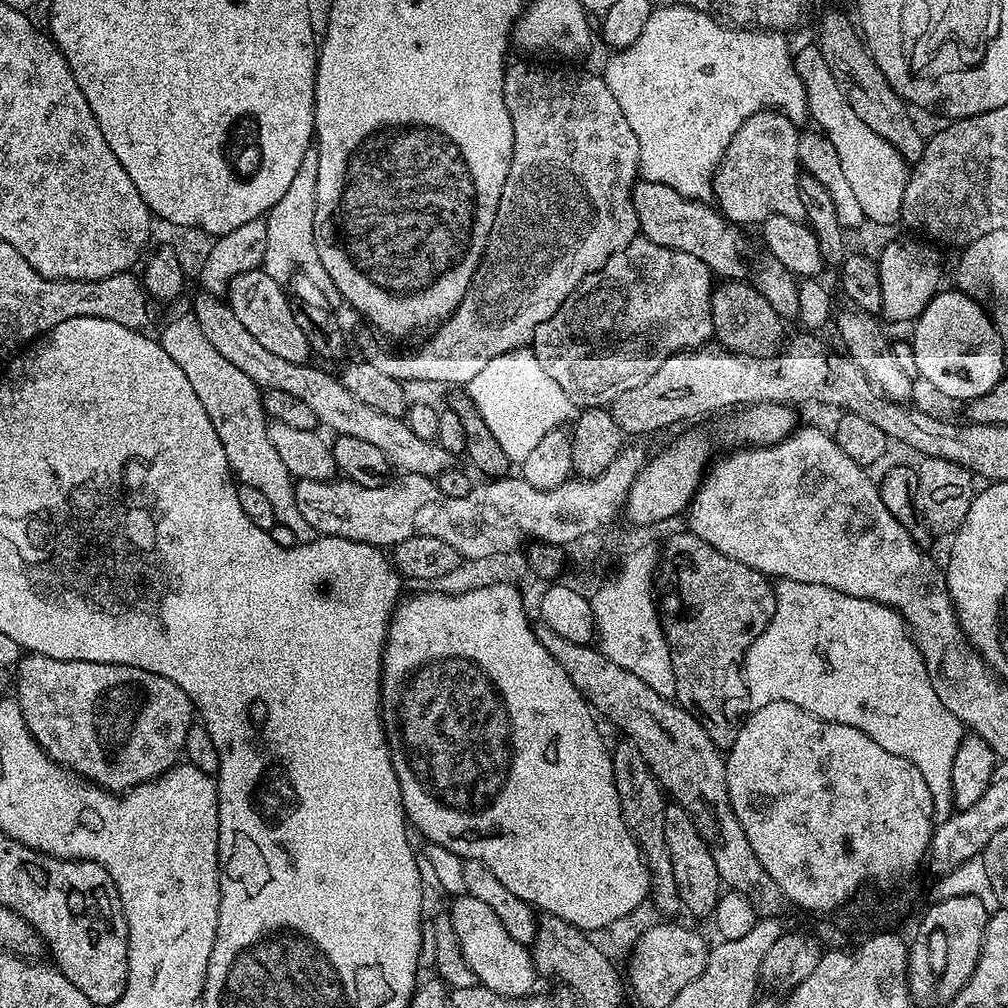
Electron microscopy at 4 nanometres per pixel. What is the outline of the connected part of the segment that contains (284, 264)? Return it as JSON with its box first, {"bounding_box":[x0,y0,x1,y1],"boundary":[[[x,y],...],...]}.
{"bounding_box":[262,147,331,285],"boundary":[[[315,147],[306,150],[306,158],[302,158],[302,166],[298,166],[298,174],[294,174],[290,187],[282,199],[276,203],[266,217],[266,250],[262,271],[270,274],[274,282],[282,285],[300,271],[312,284],[331,285],[330,274],[326,274],[326,266],[322,266],[322,258],[318,258],[318,250],[314,242],[314,210],[316,209],[316,179],[318,178],[318,154]]]}

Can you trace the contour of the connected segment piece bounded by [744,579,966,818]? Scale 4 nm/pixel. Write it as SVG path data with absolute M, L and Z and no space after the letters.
M781 579L775 585L775 590L776 609L774 610L774 618L770 618L766 630L762 630L762 634L749 646L748 651L744 654L744 681L748 691L749 705L753 709L757 709L770 702L794 702L794 706L798 706L818 718L838 722L839 724L849 724L858 730L862 730L862 734L874 738L874 742L878 742L878 746L882 746L882 750L890 750L890 754L898 754L902 758L914 762L914 766L918 766L918 770L922 770L922 778L926 778L926 786L930 786L933 813L940 818L952 815L954 811L952 803L952 763L954 762L954 754L958 754L958 750L962 746L963 740L960 739L966 736L966 729L958 718L954 718L954 714L950 714L950 710L946 710L946 706L942 706L938 694L934 694L934 686L930 682L930 674L926 670L926 662L922 658L920 647L912 639L911 631L901 616L893 608L887 608L885 604L879 604L873 600L854 598L850 594L842 594L830 586L822 586L821 584Z

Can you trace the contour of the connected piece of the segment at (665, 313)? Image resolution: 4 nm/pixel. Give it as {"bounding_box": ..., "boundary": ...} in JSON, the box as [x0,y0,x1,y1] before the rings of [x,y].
{"bounding_box":[530,238,714,409],"boundary":[[[643,238],[631,240],[622,250],[614,253],[594,274],[582,278],[582,282],[572,291],[570,298],[566,298],[566,302],[562,302],[562,306],[558,306],[556,313],[546,322],[542,322],[542,326],[536,328],[536,333],[532,335],[530,341],[532,353],[538,358],[538,362],[542,362],[542,370],[546,370],[546,374],[550,374],[550,378],[554,378],[554,382],[558,382],[558,386],[562,386],[562,390],[566,390],[568,397],[581,409],[611,405],[612,400],[618,398],[618,394],[622,394],[626,390],[634,390],[634,386],[642,386],[642,382],[646,382],[646,378],[650,378],[650,374],[654,374],[654,370],[658,370],[658,366],[662,366],[662,362],[666,362],[666,358],[679,352],[687,352],[707,345],[713,339],[713,287],[714,274],[708,269],[706,262],[694,258],[694,254],[658,246]]]}

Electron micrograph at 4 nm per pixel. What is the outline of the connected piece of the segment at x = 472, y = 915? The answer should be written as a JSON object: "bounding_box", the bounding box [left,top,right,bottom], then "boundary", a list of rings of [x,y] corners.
{"bounding_box":[450,894,538,996],"boundary":[[[460,894],[452,904],[450,915],[454,934],[458,934],[458,946],[479,983],[503,996],[530,996],[537,991],[538,973],[531,951],[508,933],[502,918],[486,902]]]}

